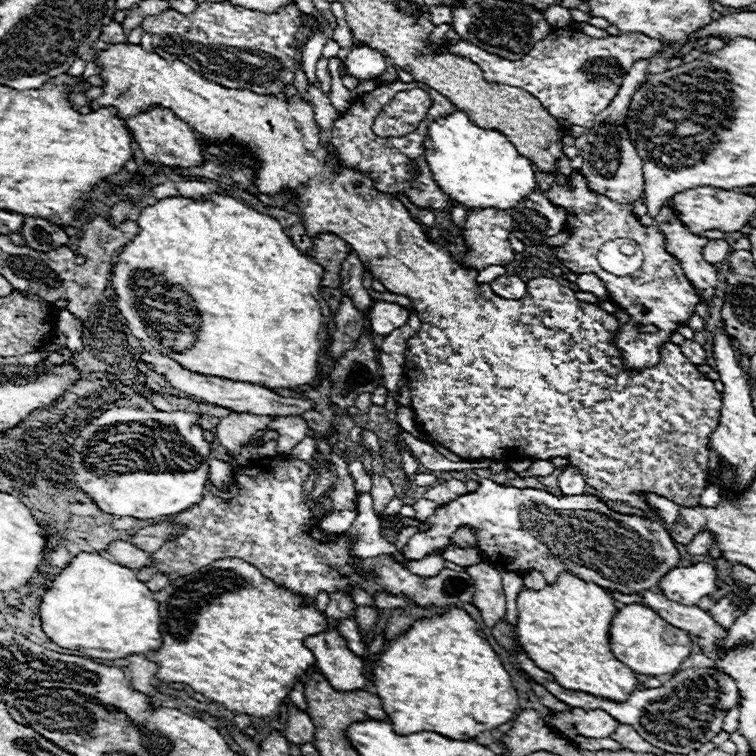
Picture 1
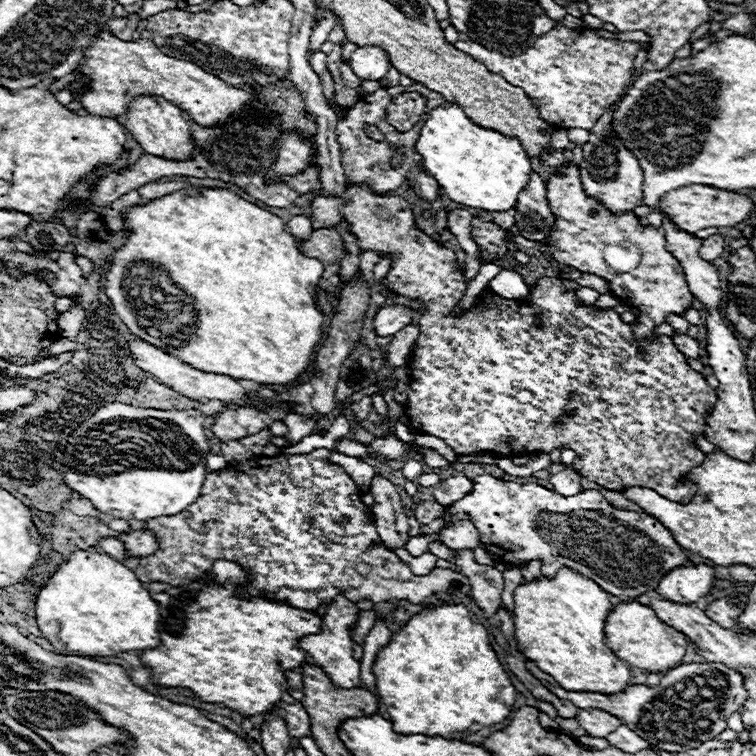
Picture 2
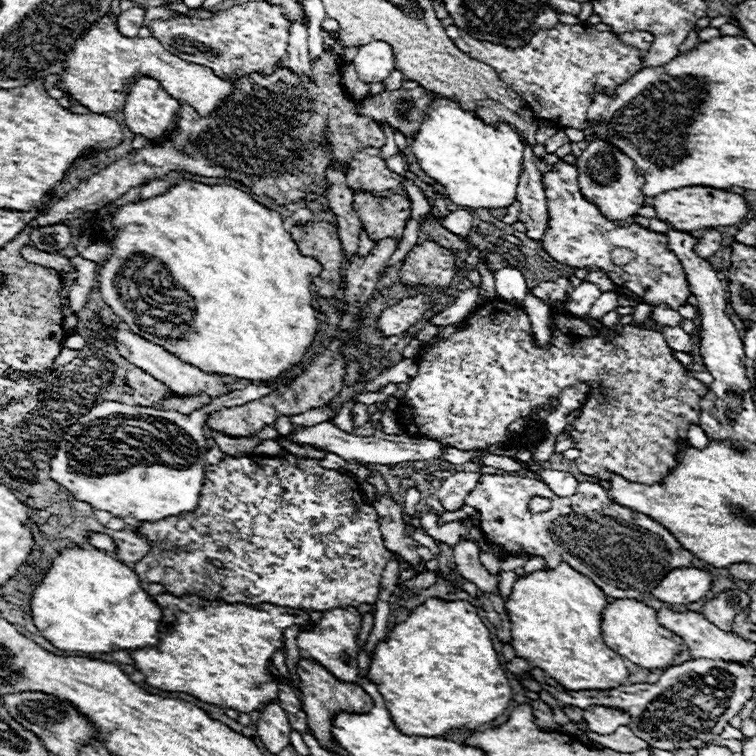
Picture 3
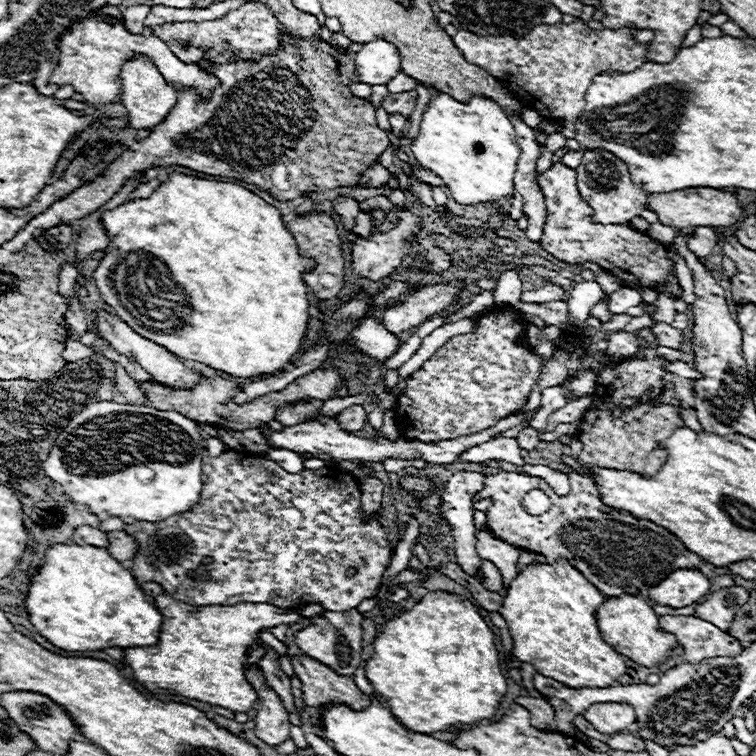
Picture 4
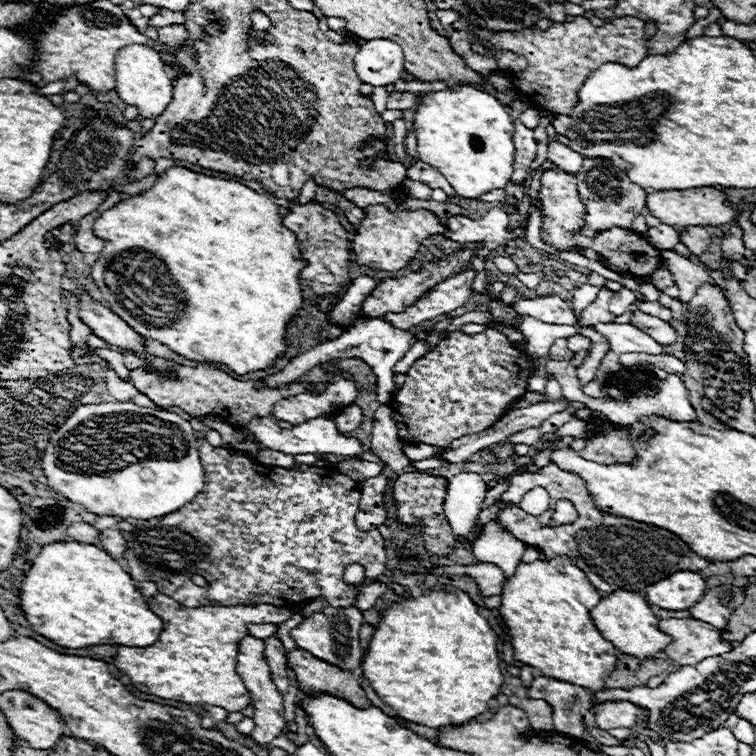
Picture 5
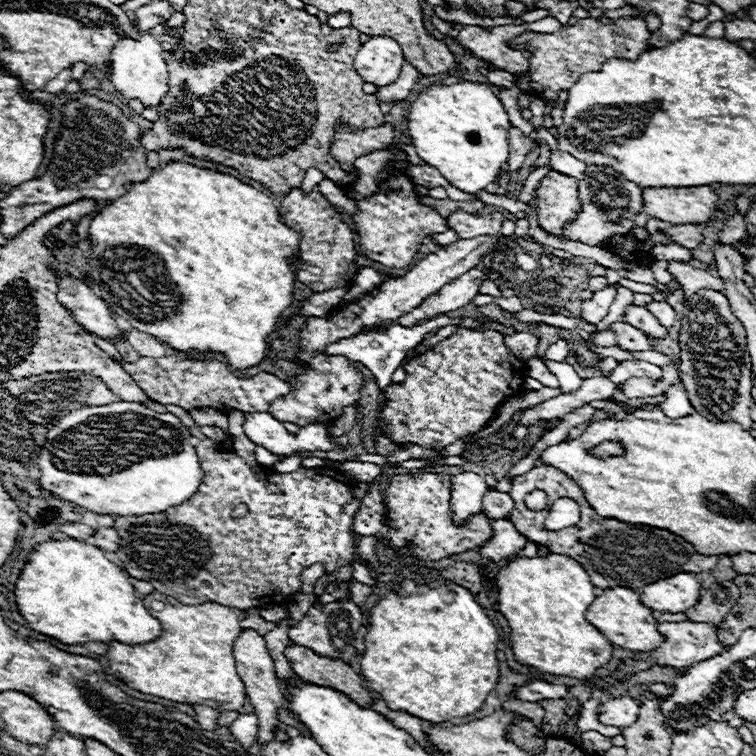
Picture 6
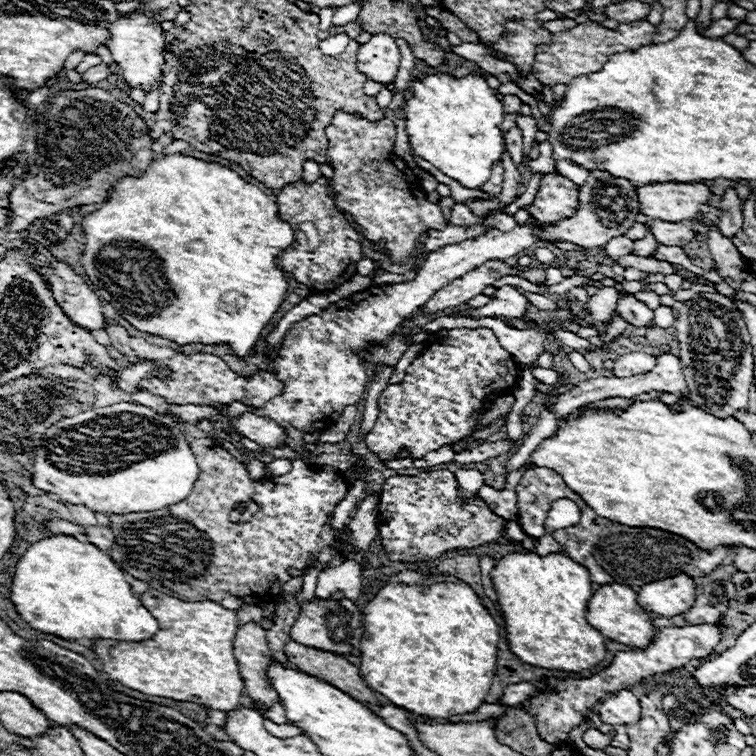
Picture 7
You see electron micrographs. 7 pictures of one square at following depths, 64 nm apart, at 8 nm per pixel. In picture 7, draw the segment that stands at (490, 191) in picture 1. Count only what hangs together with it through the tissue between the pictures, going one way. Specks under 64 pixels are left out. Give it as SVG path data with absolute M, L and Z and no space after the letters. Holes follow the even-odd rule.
M432 72L420 80L412 80L406 92L404 114L408 142L416 156L428 160L466 188L480 188L490 178L492 164L502 156L500 124L504 110L482 76L452 78L450 74Z

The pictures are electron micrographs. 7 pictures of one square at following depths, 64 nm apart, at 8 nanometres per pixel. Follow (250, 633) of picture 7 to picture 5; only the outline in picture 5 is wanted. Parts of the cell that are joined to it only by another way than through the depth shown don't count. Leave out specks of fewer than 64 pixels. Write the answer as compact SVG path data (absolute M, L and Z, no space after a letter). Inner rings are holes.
M252 634L244 636L240 640L240 654L236 658L236 670L240 674L240 678L244 680L250 696L252 696L252 706L254 706L254 722L256 722L256 728L252 732L252 738L258 742L258 744L270 744L286 726L286 718L284 718L284 706L282 706L282 696L280 692L276 692L276 684L272 682L272 676L270 676L270 668L268 668L268 662L264 658L264 642Z

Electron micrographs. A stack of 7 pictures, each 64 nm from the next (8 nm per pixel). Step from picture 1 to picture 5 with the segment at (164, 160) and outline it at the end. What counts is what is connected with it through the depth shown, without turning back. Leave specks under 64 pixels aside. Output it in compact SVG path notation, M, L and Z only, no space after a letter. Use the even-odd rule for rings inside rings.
M130 44L130 46L120 48L116 54L116 92L126 104L138 106L140 118L158 118L160 112L164 112L168 102L172 100L172 78L164 66L160 54L156 50L152 50L150 46L144 46L144 44Z

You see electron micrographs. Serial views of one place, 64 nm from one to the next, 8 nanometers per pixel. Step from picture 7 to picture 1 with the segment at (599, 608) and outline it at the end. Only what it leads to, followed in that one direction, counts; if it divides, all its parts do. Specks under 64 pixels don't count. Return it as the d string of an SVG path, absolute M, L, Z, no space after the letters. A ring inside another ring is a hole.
M626 604L618 608L614 620L610 622L610 648L614 656L628 664L628 668L632 668L636 674L662 676L680 670L680 664L692 650L692 638L688 632L662 620L652 608L644 604Z

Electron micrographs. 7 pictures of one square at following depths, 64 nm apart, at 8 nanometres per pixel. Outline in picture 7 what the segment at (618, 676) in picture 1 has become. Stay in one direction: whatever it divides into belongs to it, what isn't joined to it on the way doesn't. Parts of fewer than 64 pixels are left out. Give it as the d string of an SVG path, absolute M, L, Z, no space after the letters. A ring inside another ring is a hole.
M510 552L496 562L490 578L506 620L508 648L518 660L562 672L582 672L604 660L604 636L586 622L586 606L594 592L592 582L570 556Z

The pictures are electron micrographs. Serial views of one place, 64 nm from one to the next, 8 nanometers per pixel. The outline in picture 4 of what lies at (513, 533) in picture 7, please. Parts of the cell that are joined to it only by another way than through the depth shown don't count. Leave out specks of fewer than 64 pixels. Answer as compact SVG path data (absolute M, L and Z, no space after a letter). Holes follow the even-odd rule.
M478 530L476 532L476 554L482 560L490 560L498 566L498 570L502 572L502 580L504 580L504 588L518 576L520 568L518 568L518 558L522 554L522 548L508 544L500 538L496 538L490 530Z

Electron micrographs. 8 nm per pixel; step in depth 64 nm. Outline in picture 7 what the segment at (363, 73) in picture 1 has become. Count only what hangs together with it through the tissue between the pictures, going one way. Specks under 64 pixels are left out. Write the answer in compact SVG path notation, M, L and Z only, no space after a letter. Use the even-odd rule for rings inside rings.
M372 34L372 38L358 50L358 68L368 80L388 84L394 82L400 64L400 50L392 36Z

